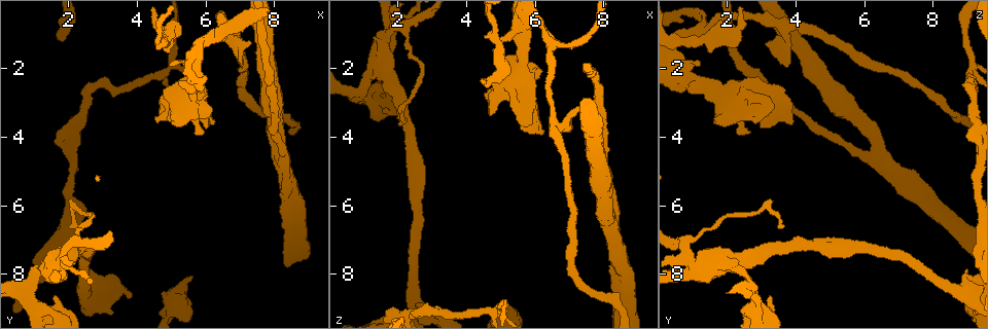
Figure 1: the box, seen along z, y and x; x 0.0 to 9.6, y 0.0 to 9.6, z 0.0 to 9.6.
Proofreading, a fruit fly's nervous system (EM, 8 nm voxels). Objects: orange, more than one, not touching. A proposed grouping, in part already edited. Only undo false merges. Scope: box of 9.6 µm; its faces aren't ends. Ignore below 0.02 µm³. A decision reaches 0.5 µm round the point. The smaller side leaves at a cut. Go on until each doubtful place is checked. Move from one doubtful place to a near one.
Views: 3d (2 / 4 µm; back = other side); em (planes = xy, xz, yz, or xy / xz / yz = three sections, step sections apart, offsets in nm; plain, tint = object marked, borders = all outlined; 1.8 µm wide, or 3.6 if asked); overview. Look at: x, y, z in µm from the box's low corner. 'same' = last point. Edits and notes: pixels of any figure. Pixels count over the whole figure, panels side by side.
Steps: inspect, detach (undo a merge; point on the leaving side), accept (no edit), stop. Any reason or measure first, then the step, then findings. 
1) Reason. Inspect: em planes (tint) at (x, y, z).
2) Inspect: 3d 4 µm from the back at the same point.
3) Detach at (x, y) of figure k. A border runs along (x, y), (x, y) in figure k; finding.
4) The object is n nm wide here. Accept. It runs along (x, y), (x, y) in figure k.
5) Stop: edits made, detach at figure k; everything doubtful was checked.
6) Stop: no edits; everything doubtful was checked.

Sharp bend. Inspect: em 3.6 µm planes (tint) at (5.65, 3.00, 1.95).

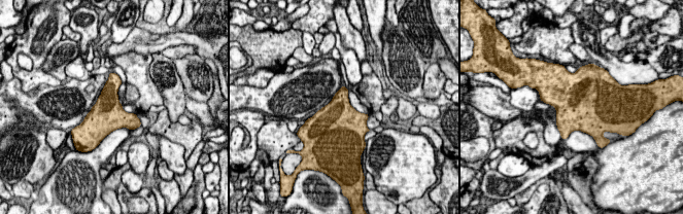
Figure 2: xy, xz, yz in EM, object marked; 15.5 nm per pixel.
The object is 500 nm wide here. Accept. Continuous, no second neuron.

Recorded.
Sharp bend. Inspect: em xz step 16 (tint) at (8.15, 4.50, 6.40).

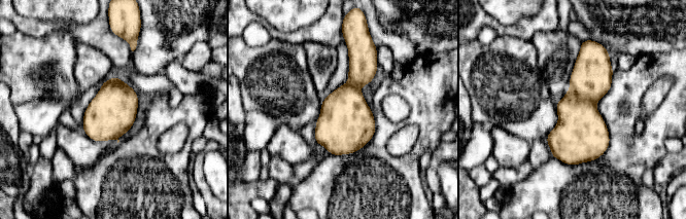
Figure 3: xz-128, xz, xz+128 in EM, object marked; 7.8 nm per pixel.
Another direction. Inspect: em planes (borders) at the same point.

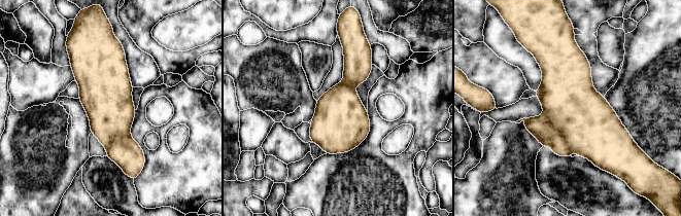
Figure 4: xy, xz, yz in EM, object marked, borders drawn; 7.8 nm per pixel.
Accept. One neuron here.

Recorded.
Abrupt turn. Inspect: em 3.6 µm xy step 4 (tint) at (0.80, 8.50, 2.75).

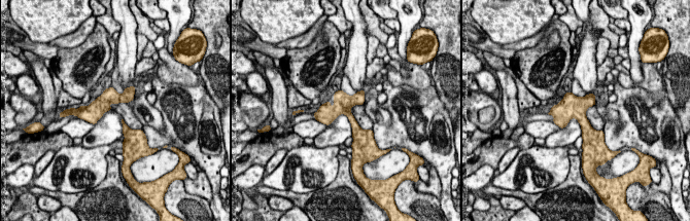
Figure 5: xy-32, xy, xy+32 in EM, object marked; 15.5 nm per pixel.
Inspect: em 3.6 µm planes (tint) at the same point.

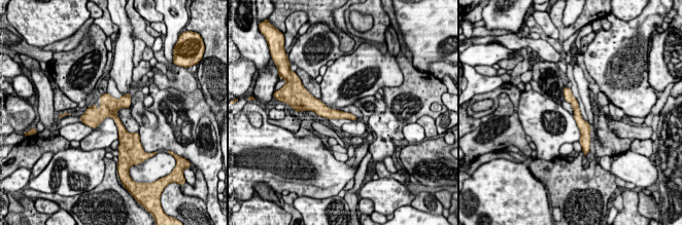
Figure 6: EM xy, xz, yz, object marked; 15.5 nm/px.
Accept. It runs along (566, 90), (583, 125), (583, 140) in figure 6; one neuron here.

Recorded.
Calibre changes. Inspect: 3d 4 µm at (1.55, 7.65, 2.10).

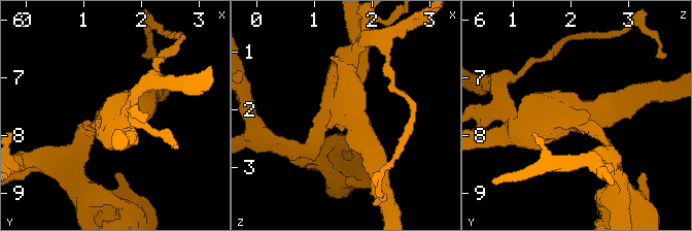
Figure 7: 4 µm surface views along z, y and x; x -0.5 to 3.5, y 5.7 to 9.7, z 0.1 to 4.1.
Shape alone is not enough. Inspect: em planes (tint) at (1.50, 7.70, 2.05).

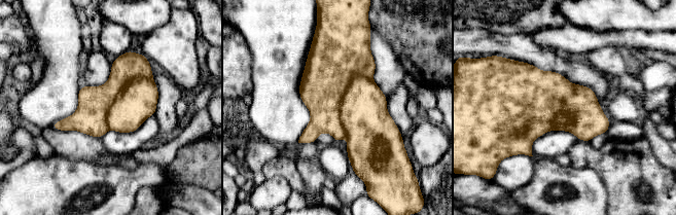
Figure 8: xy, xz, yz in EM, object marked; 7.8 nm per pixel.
The object is 440 nm wide here. Detach at (363, 112) of figure 8. A border runs along (361, 73), (341, 102), (345, 136) in figure 8; a second neuron is stuck on.

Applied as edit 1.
Abrupt turn. Inspect: em planes (tint) at (1.15, 9.15, 2.90).

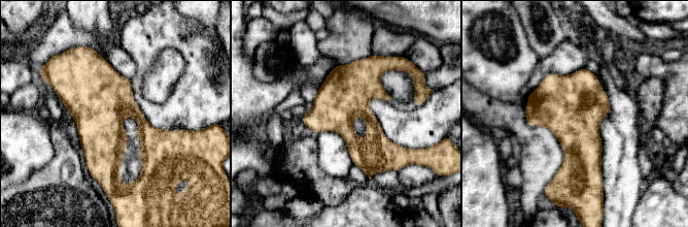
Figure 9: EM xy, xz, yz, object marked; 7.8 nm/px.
The object is 380 nm wide here. Accept. All the same neuron.

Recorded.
Calibre changes. Inspect: 3d 2 µm at (5.75, 2.10, 0.65).

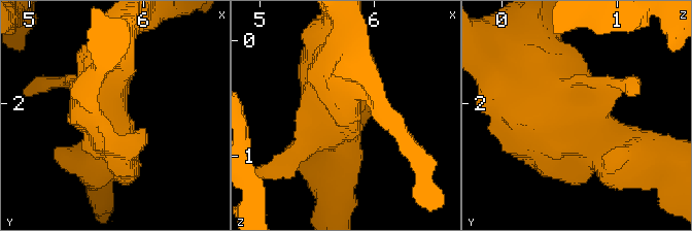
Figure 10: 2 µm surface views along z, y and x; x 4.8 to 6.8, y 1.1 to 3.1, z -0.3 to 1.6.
Inspect: em xy step 16 (tint) at (5.68, 2.14, 0.66).

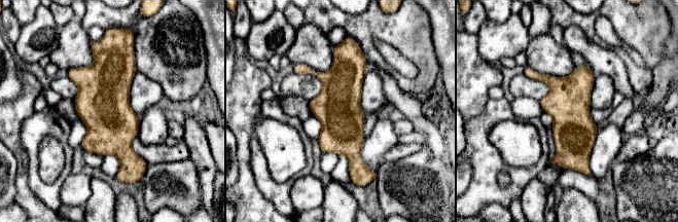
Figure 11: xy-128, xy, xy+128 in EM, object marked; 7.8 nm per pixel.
Another direction. Inspect: em yz step 8 (tint) at the same point.

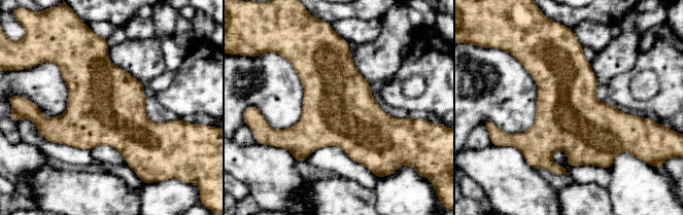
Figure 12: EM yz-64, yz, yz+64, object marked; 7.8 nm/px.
Accept. One neuron here.

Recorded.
Stop: edits made, detach at figure 8; everything doubtful was checked.

